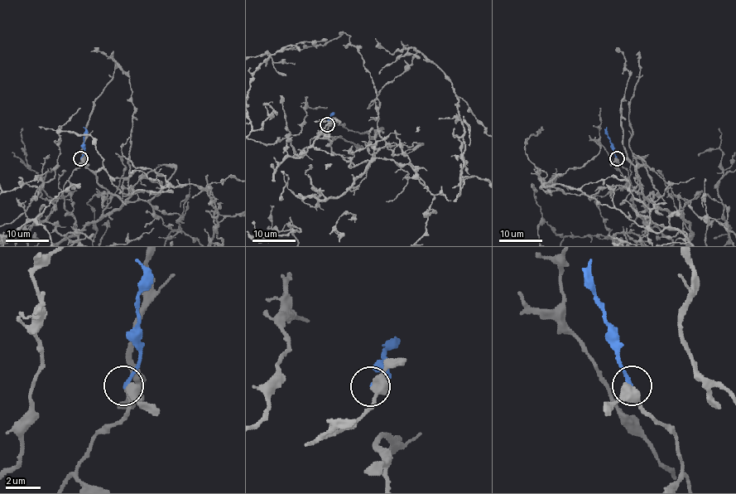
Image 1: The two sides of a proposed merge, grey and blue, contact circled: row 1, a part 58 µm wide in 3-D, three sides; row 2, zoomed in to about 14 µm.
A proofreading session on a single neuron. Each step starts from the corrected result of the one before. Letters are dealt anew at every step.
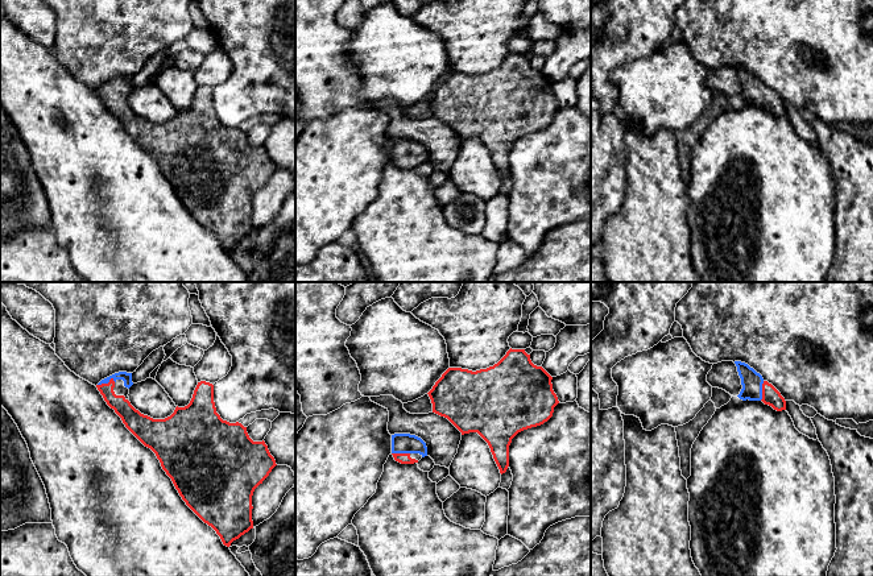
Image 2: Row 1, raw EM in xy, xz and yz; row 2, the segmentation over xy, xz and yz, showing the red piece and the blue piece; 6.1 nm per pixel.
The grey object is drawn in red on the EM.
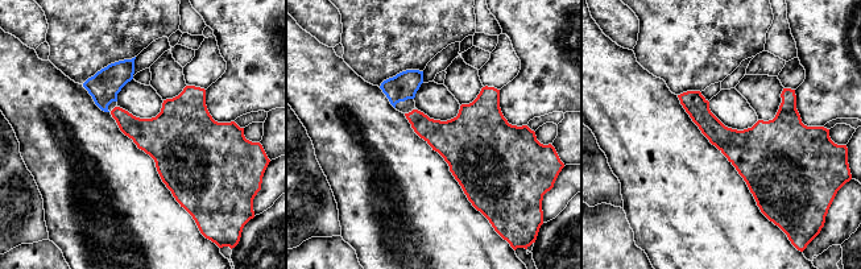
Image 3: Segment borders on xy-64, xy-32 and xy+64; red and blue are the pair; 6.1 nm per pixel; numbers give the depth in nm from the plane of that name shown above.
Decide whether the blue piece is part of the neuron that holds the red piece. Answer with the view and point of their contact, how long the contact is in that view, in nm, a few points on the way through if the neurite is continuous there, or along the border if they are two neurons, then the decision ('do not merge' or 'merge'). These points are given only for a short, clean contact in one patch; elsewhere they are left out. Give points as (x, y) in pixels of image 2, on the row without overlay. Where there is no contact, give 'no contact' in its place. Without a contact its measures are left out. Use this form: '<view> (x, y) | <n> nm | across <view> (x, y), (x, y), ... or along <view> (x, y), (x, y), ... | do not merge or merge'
xy (106, 88) | 110 nm | across xy (129, 120), (108, 99), (106, 88), (116, 81), (127, 82) | merge

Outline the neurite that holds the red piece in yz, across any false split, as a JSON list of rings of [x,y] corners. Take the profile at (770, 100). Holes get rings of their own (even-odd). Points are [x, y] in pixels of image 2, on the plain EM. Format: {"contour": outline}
{"contour": [[[735,66],[735,69],[742,90],[741,96],[737,100],[740,104],[762,105],[777,116],[786,115],[785,103],[771,88],[765,86],[762,80],[748,69],[741,66]]]}

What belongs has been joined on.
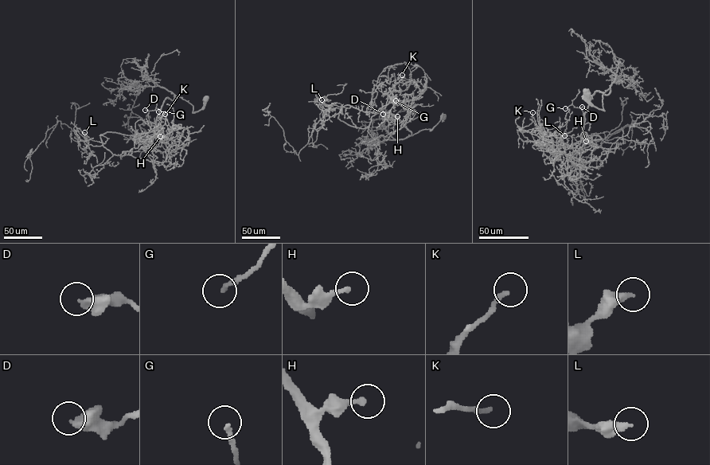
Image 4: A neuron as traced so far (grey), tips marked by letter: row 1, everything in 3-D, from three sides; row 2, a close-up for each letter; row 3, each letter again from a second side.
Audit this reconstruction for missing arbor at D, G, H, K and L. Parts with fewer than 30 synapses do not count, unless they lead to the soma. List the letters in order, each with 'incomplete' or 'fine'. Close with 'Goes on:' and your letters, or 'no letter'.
D: fine
G: fine
H: fine
K: fine
L: fine
Goes on: no letter

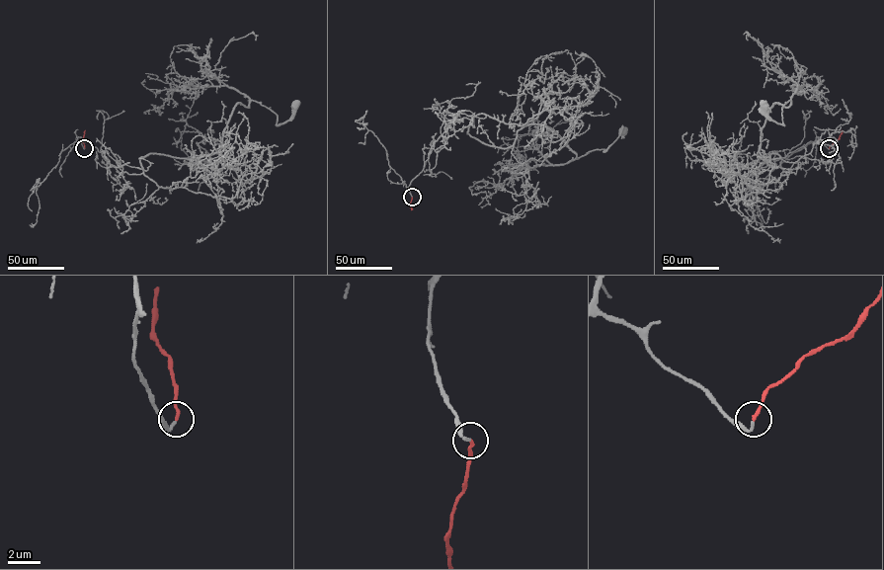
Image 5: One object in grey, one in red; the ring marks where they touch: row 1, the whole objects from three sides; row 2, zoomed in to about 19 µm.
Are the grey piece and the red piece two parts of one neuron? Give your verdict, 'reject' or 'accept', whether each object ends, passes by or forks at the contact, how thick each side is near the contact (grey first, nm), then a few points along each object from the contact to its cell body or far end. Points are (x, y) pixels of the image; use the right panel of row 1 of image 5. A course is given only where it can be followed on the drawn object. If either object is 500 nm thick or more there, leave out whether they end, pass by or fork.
accept; grey ends; red ends; calibres 170 and 190 nm; course grey (829, 148), (811, 141), (750, 174), (780, 157), (757, 153), (770, 108), (790, 101), (784, 125), (763, 104); course red (829, 148), (842, 130)

